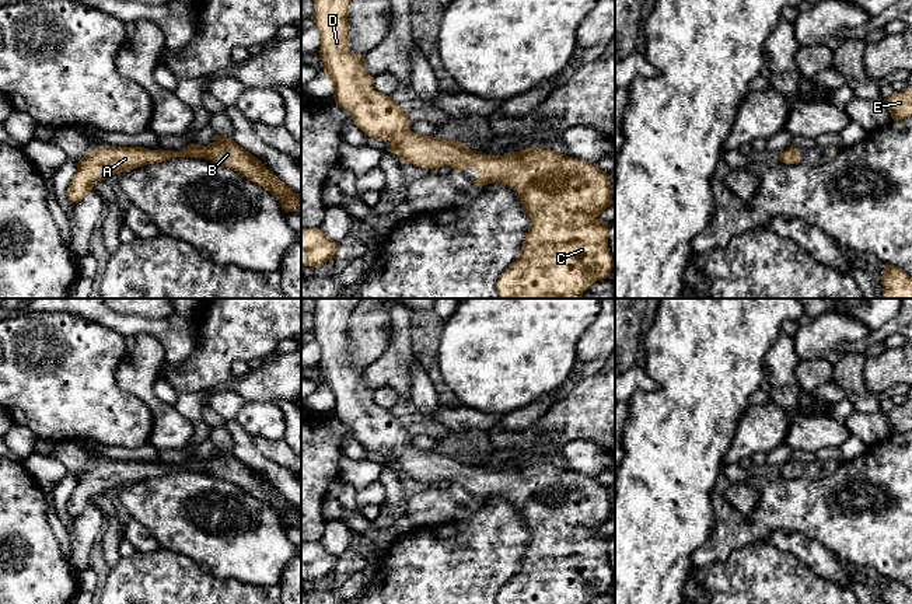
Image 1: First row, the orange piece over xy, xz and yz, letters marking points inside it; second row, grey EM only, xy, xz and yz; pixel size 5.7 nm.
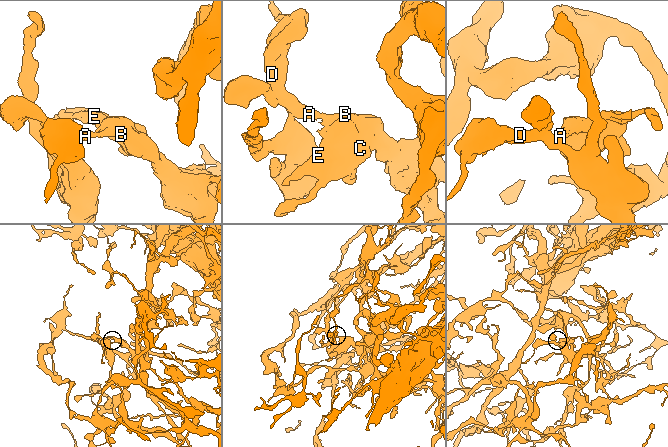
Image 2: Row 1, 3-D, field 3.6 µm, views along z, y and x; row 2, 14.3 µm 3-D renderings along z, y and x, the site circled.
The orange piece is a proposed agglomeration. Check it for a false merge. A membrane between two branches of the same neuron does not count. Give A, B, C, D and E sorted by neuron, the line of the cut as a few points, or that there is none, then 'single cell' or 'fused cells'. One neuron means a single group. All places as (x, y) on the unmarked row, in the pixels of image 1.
groups A B C D E; cut none; single cell

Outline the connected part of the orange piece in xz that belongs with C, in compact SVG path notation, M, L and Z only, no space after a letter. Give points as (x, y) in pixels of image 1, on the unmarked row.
M317 298L312 334L321 348L318 367L324 373L324 388L332 395L335 416L345 423L354 439L368 451L389 454L388 465L396 468L403 478L413 478L422 482L440 482L448 479L455 485L474 482L478 488L472 496L485 500L490 496L500 496L518 506L525 527L531 531L531 542L523 555L520 570L500 589L497 604L587 604L594 596L607 593L614 582L614 573L608 562L608 535L597 531L612 519L612 502L607 485L594 476L586 476L559 468L553 464L530 461L520 465L510 465L506 469L486 469L483 465L471 464L461 455L433 450L420 450L410 444L410 433L406 423L381 408L373 401L373 391L366 385L363 376L366 369L349 364L347 329L350 315L361 298Z

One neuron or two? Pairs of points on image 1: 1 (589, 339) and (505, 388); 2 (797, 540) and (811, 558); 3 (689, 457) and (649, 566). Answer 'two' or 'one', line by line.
1: two
2: one
3: one

